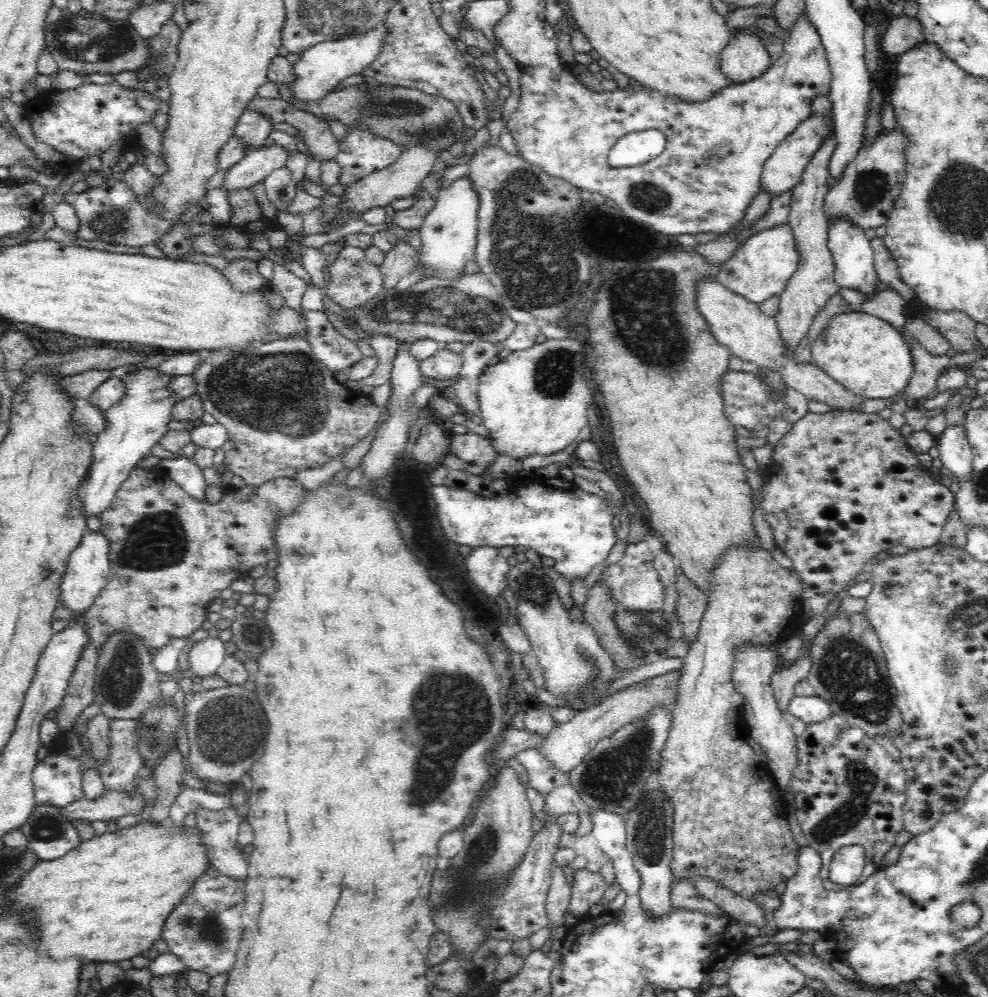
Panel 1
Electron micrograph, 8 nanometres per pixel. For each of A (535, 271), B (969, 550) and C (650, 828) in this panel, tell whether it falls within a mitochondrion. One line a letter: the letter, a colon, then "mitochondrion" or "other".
A: mitochondrion
B: other
C: mitochondrion

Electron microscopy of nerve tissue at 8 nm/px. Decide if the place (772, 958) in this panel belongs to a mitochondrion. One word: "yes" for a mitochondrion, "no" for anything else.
no

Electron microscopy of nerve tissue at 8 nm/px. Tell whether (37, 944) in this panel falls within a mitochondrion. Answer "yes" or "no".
no

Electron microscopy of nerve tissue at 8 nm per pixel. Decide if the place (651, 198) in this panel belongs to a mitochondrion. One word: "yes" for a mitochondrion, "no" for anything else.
yes

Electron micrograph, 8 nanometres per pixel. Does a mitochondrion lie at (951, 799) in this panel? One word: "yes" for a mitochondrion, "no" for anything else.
no

